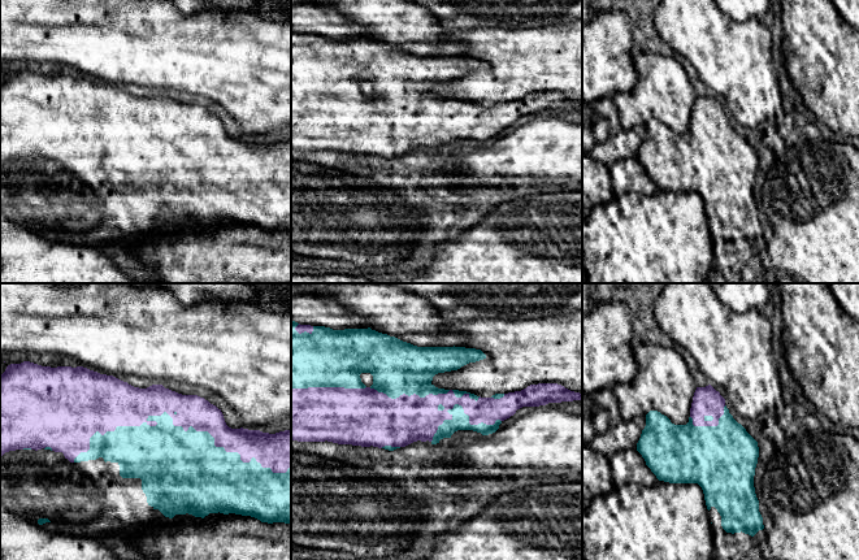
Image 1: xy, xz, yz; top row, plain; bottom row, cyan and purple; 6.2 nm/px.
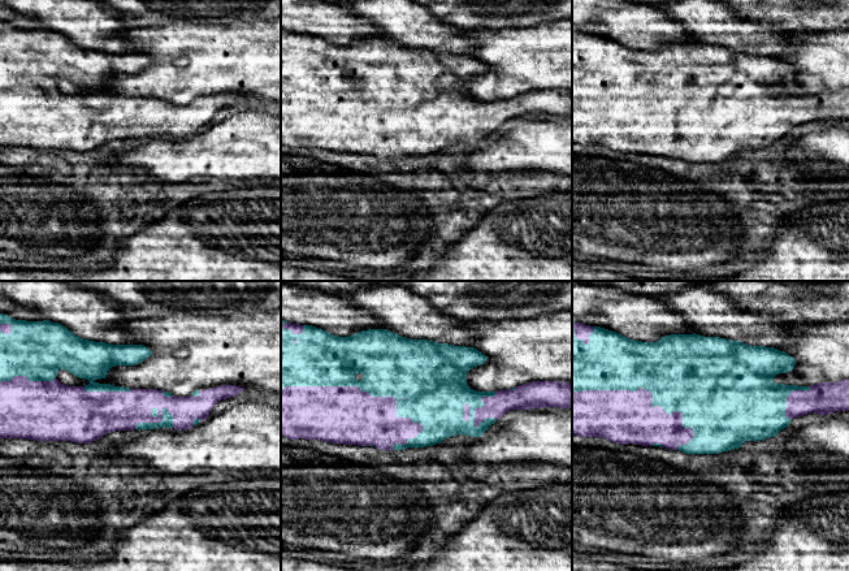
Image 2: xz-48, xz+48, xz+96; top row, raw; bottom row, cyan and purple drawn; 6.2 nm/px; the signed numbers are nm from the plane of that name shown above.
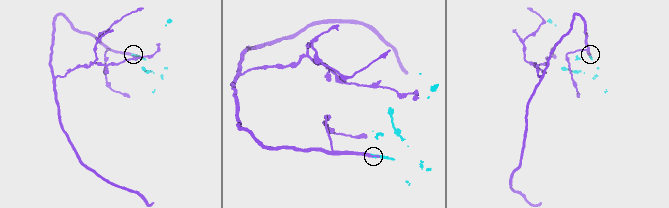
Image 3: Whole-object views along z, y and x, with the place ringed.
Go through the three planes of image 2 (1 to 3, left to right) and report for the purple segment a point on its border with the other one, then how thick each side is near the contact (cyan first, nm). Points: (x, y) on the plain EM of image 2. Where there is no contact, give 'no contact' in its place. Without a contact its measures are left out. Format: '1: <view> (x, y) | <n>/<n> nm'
1: xz-48 (156, 132) | 70/240 nm
2: xz+48 (360, 98) | 380/360 nm
3: xz+96 (676, 119) | 500/260 nm

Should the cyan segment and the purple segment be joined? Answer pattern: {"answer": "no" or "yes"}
{"answer": "yes"}

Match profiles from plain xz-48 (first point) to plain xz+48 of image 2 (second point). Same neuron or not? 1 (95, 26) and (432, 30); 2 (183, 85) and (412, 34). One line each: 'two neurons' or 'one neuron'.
1: one neuron
2: two neurons

